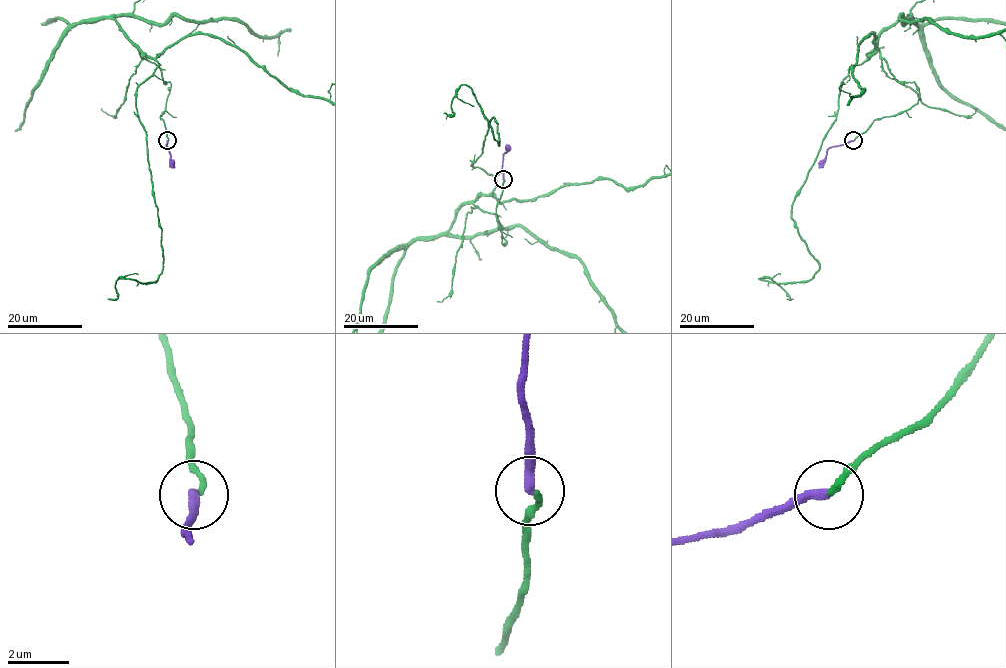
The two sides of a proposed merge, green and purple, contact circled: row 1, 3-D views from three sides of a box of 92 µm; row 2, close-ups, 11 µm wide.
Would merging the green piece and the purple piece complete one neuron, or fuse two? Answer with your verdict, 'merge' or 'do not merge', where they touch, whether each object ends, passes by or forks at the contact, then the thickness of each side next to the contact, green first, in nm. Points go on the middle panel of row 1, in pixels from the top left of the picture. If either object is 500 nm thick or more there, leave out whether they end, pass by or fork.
do not merge | (503, 179) | green ends | purple ends | 180/320 nm

